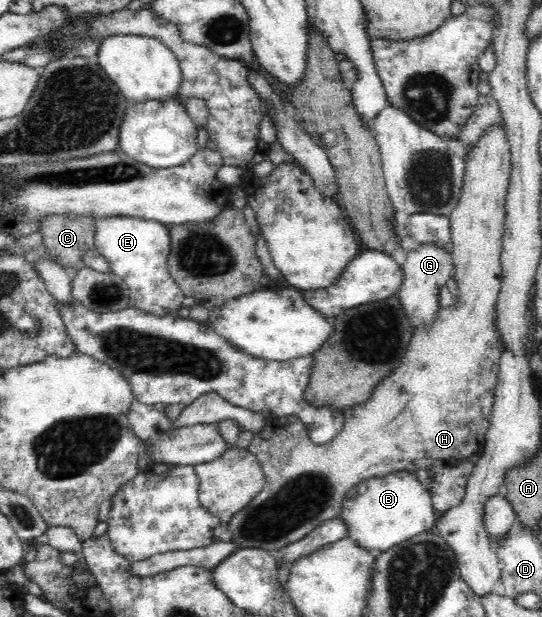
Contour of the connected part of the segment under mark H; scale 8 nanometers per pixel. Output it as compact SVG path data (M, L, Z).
M493 127L487 131L477 145L471 149L471 153L465 157L466 175L463 180L462 192L457 207L448 215L450 219L451 231L451 252L452 262L454 265L454 280L456 281L457 297L454 304L451 306L440 305L436 310L436 314L428 324L420 326L419 329L414 329L414 334L410 339L410 344L407 346L402 363L394 369L394 372L381 381L373 391L373 396L369 400L359 405L354 405L343 410L344 423L343 429L337 433L334 439L325 442L324 445L310 442L310 435L307 427L299 419L294 416L287 416L287 419L279 419L279 417L267 417L265 419L265 429L257 433L253 437L253 441L249 445L250 453L253 453L263 467L264 486L263 490L252 500L245 509L237 513L231 521L228 528L231 532L231 540L238 547L254 547L255 549L265 549L272 551L281 549L281 547L289 545L299 539L303 539L308 533L311 533L315 527L319 527L321 523L338 517L342 511L342 505L345 502L346 496L355 485L365 481L368 478L385 475L389 472L397 470L415 471L417 469L435 468L439 461L454 460L461 461L462 459L475 459L475 456L484 451L484 438L486 431L491 421L491 409L494 405L495 387L498 382L498 369L500 368L499 360L502 353L505 351L505 345L502 344L498 326L495 323L496 318L496 303L499 292L502 287L502 237L506 231L506 201L507 193L509 193L510 173L513 169L510 158L510 145L507 141L507 134L501 127Z

